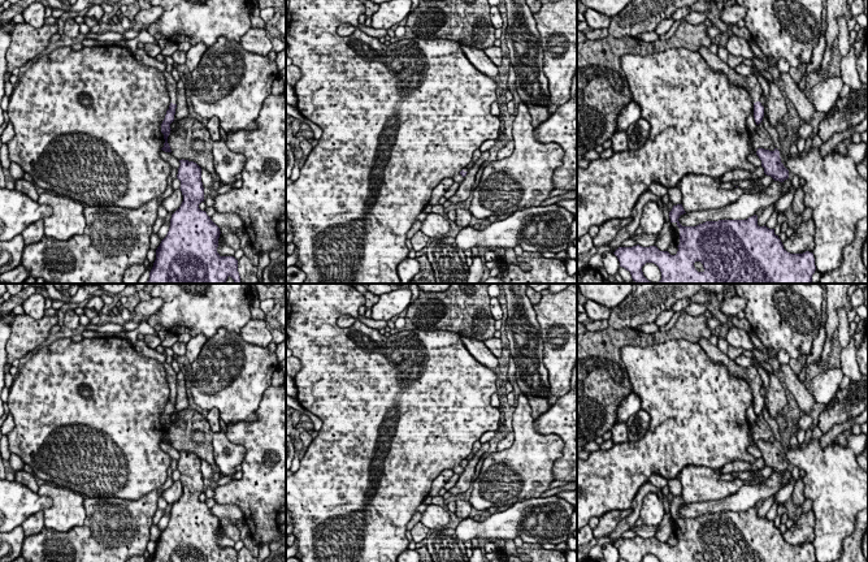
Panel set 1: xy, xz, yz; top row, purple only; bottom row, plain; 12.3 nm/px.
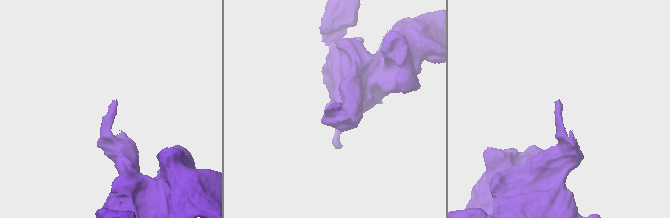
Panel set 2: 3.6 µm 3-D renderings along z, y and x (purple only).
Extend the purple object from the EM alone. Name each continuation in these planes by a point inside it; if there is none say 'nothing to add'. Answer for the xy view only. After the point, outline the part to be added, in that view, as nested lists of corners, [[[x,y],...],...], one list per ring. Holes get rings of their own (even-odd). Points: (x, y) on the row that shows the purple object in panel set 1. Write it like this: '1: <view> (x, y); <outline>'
1: xy (170, 83); [[[173,78],[166,79],[166,88],[170,96],[170,103],[177,104],[177,82]]]

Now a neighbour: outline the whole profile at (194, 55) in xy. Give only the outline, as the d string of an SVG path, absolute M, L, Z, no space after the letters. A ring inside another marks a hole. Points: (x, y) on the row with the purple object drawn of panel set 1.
M198 43L190 47L190 49L186 52L187 73L191 73L198 68L201 60L201 56L207 51L207 48L208 47L204 43Z

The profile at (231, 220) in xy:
M214 213L211 220L221 229L229 226L234 230L243 229L244 222L236 213Z

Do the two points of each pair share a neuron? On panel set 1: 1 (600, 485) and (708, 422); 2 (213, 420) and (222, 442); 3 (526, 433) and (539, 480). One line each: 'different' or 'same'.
1: same
2: different
3: same

